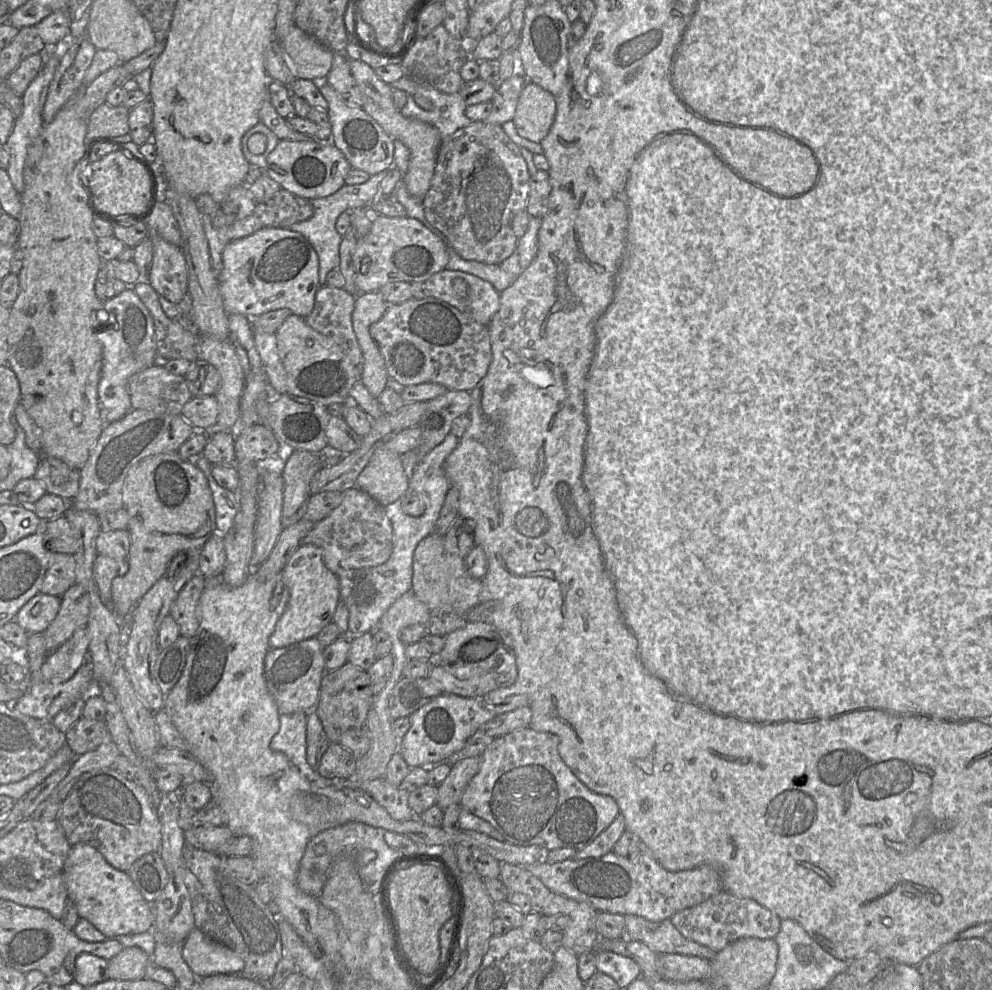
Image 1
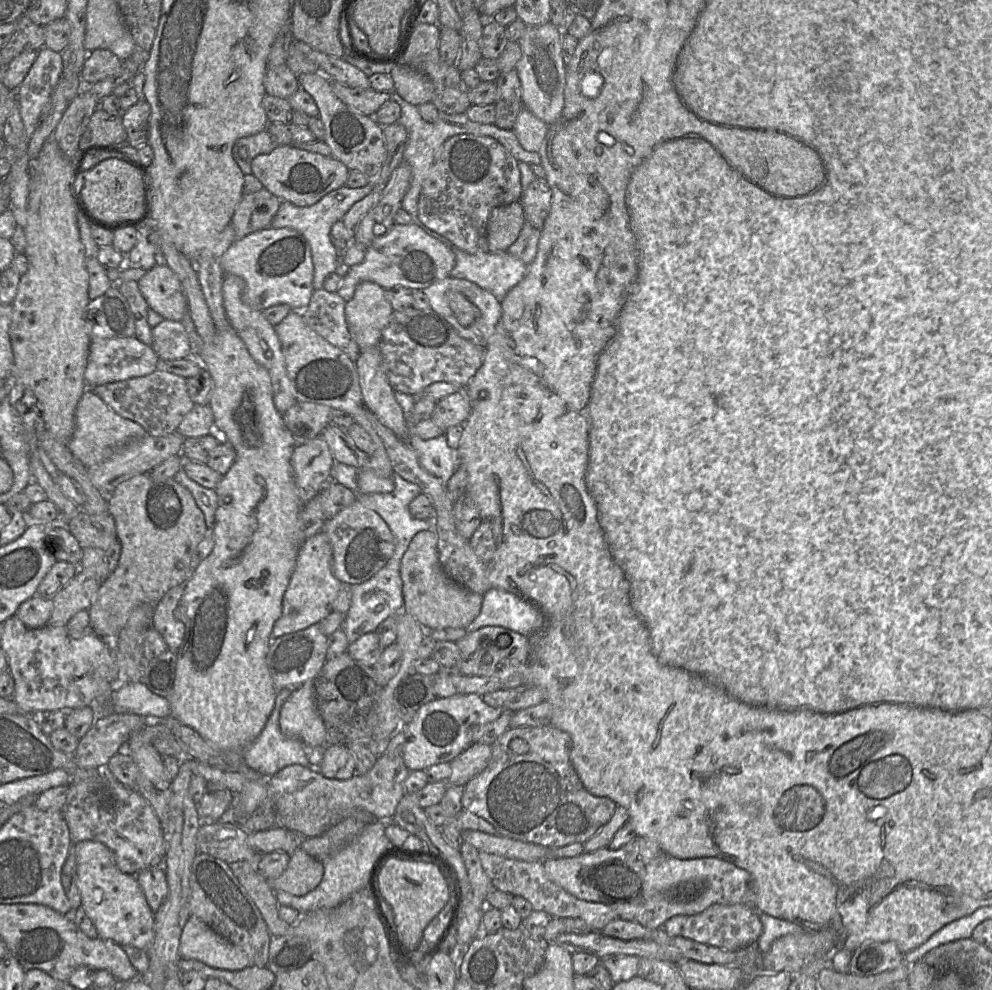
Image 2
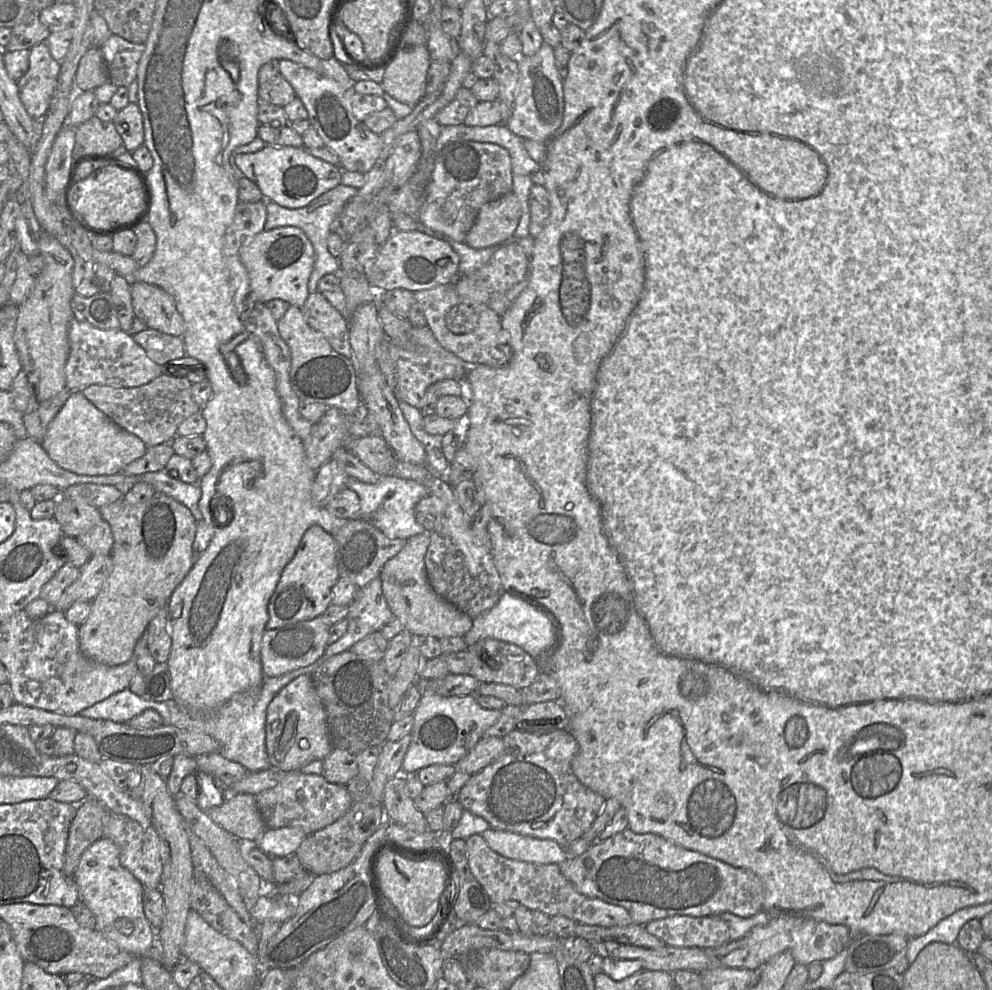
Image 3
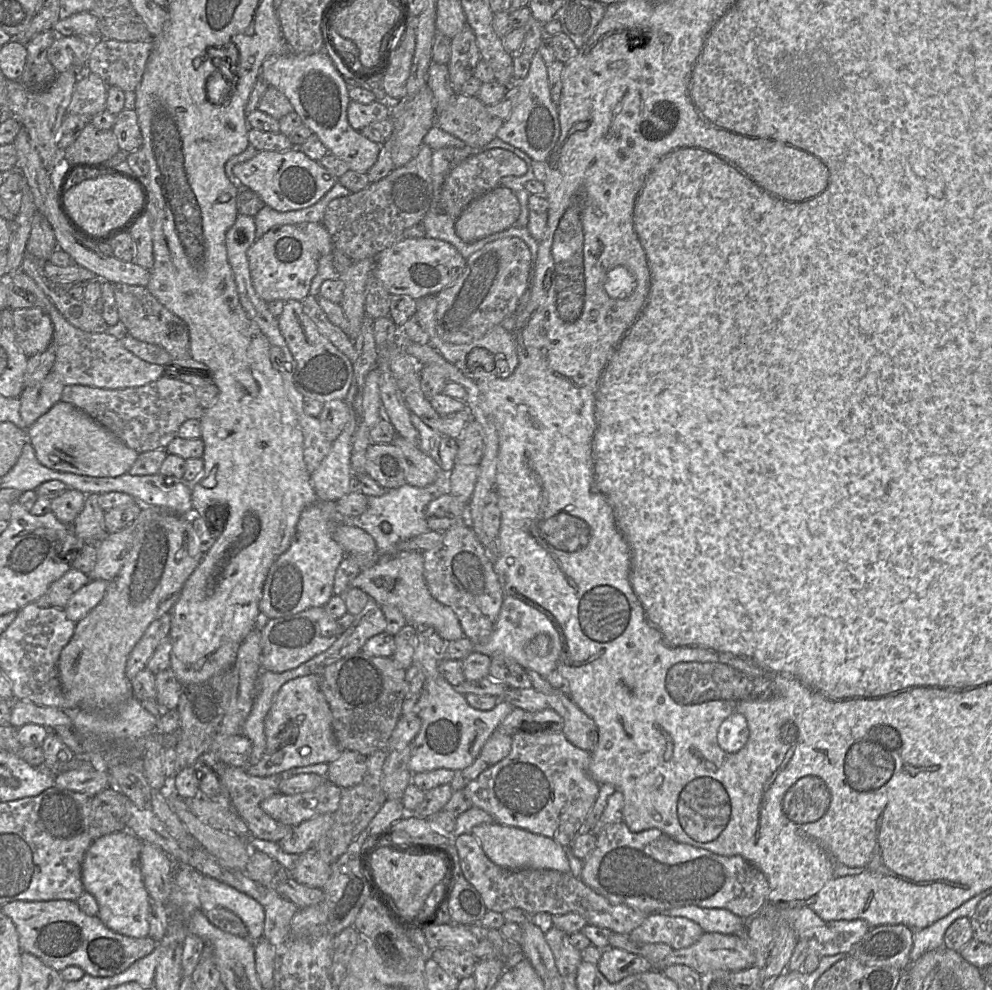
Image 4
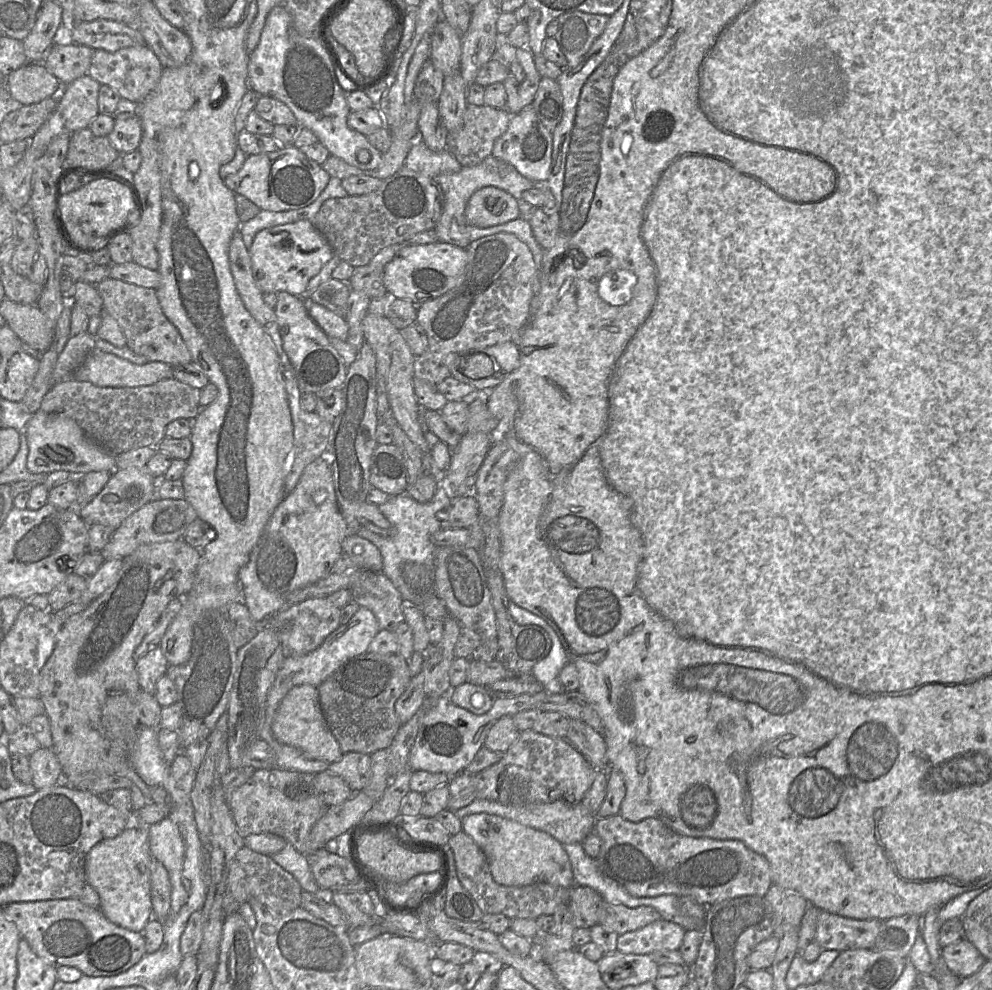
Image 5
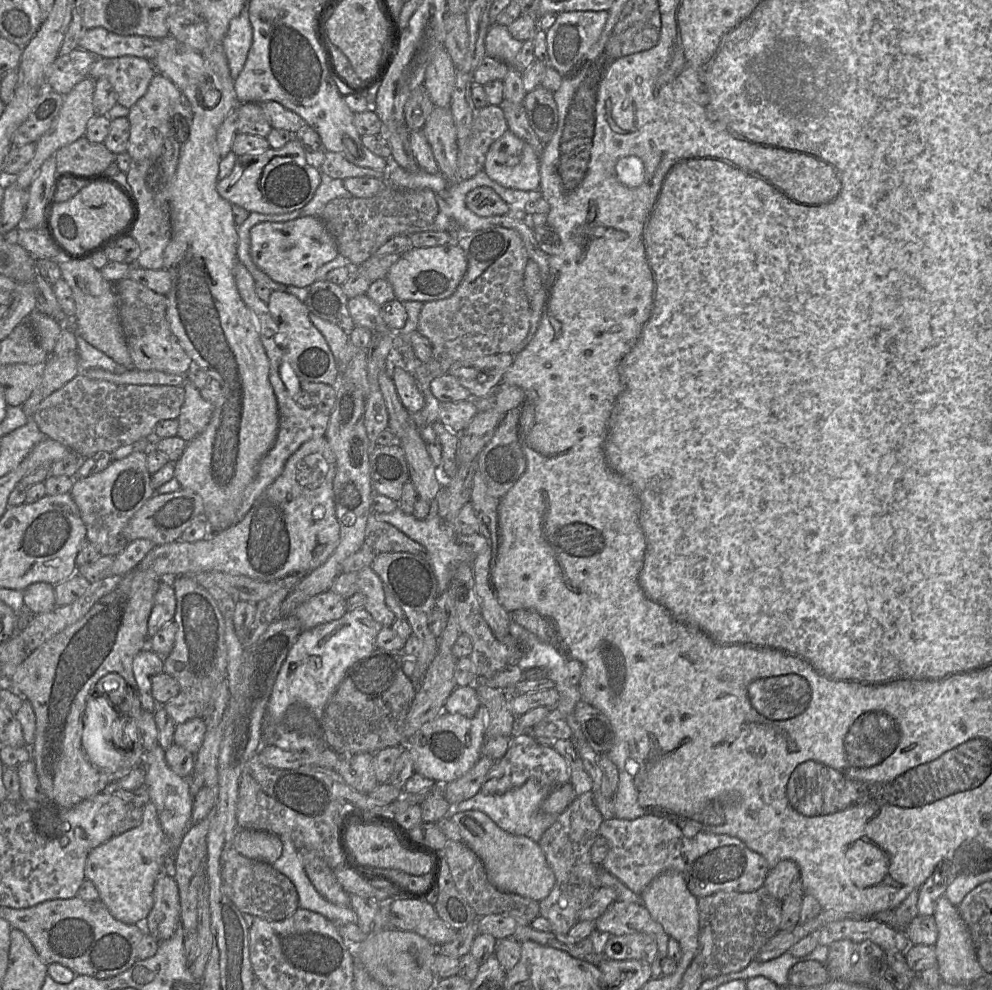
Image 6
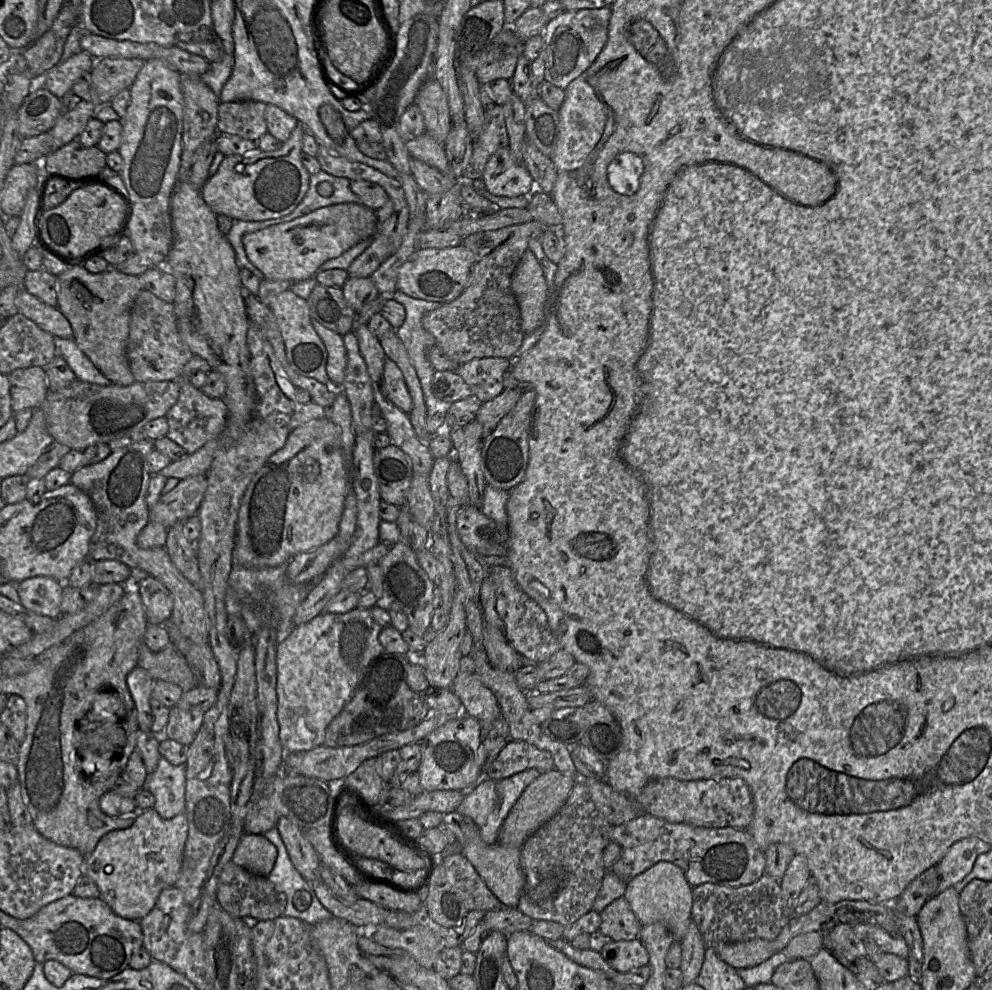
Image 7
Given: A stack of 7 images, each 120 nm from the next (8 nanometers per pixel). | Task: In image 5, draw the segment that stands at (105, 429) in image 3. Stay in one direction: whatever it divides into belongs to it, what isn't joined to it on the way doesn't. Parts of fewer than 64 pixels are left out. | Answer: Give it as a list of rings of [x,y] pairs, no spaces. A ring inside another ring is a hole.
[[[39,410],[32,415],[24,433],[29,446],[27,469],[31,473],[49,474],[55,471],[69,471],[87,474],[116,469],[116,456],[91,441],[74,420],[64,415]]]

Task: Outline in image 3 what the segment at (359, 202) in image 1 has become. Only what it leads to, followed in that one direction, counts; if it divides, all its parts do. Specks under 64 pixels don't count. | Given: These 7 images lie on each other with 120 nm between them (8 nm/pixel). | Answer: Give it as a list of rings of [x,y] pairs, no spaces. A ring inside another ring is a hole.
[[[339,184],[335,188],[313,200],[309,205],[299,209],[288,209],[275,202],[266,200],[267,217],[263,231],[274,228],[292,226],[301,229],[312,244],[314,250],[314,268],[308,282],[308,292],[318,291],[319,280],[328,274],[338,274],[339,259],[332,256],[328,250],[327,239],[331,224],[338,218],[345,205],[358,194],[358,189]]]

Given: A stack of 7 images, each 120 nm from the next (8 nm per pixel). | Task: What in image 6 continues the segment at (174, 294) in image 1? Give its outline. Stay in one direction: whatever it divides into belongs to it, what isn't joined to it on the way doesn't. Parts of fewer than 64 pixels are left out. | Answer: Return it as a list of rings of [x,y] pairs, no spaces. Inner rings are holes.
[[[129,278],[113,284],[118,300],[119,319],[134,369],[187,375],[194,365],[169,327],[166,319],[166,296]]]

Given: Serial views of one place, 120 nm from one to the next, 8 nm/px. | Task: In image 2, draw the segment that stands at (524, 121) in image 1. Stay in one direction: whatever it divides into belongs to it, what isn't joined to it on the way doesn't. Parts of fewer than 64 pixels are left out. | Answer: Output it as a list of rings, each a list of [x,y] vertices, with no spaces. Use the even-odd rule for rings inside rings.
[[[523,107],[517,117],[513,130],[521,146],[526,151],[538,152],[548,128],[548,124]]]

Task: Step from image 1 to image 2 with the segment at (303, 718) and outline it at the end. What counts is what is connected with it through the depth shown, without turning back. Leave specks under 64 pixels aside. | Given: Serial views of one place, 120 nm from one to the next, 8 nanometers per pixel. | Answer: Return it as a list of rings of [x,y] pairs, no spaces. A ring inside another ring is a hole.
[[[282,689],[276,692],[276,699],[275,699],[275,705],[273,708],[273,711],[271,715],[269,716],[267,723],[265,727],[263,728],[260,735],[247,747],[245,747],[243,750],[239,752],[240,759],[242,763],[246,764],[250,768],[256,770],[259,772],[262,777],[269,777],[280,771],[286,766],[292,765],[292,764],[298,764],[310,768],[316,768],[312,766],[305,754],[305,745],[297,738],[290,738],[285,736],[279,727],[279,716],[280,716],[280,710],[286,699],[289,697],[291,691],[289,689]]]

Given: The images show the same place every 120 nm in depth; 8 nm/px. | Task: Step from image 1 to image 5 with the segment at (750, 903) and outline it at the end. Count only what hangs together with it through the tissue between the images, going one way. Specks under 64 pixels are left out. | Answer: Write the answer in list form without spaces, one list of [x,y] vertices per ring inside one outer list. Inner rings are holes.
[[[659,919],[643,928],[618,936],[617,951],[649,955],[659,950],[679,950],[686,930],[671,921]]]

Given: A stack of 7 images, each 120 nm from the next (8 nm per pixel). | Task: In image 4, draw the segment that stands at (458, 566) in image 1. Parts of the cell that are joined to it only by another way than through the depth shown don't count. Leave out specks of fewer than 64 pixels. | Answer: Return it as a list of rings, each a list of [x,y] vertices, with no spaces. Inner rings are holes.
[[[400,552],[393,556],[382,556],[372,567],[360,571],[350,587],[368,594],[379,606],[391,605],[398,608],[408,623],[418,628],[433,627],[441,638],[448,642],[464,637],[460,622],[451,608],[435,600],[423,576],[423,552]]]

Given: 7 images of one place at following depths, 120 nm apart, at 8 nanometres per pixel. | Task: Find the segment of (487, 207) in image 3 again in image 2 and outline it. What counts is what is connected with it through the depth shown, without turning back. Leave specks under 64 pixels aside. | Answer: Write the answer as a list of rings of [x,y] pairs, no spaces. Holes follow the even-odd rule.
[[[521,201],[493,208],[486,228],[488,250],[506,251],[518,238],[524,222],[525,213]]]

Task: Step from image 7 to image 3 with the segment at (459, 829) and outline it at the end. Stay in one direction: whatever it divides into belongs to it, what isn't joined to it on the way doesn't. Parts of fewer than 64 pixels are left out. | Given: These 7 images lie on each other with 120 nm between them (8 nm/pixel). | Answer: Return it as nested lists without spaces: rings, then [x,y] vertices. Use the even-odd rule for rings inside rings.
[[[489,828],[481,836],[499,855],[534,864],[559,864],[565,861],[565,848],[554,840],[537,839]]]

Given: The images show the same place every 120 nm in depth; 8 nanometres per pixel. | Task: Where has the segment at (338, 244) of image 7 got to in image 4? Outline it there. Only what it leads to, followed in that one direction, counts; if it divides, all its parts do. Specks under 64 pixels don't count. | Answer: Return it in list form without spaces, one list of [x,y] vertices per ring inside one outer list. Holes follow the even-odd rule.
[[[321,223],[284,225],[270,229],[247,250],[250,277],[256,293],[265,302],[301,302],[309,295],[312,279],[318,271],[319,259],[332,254],[332,251],[330,235]]]

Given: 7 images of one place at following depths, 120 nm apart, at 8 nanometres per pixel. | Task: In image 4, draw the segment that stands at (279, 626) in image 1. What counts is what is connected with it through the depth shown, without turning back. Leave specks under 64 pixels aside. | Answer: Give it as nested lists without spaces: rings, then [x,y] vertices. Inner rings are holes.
[[[319,501],[305,508],[299,517],[296,534],[290,547],[272,564],[259,601],[261,622],[302,612],[312,607],[324,607],[333,595],[337,568],[346,556],[332,538],[335,520],[341,520],[335,502]]]

